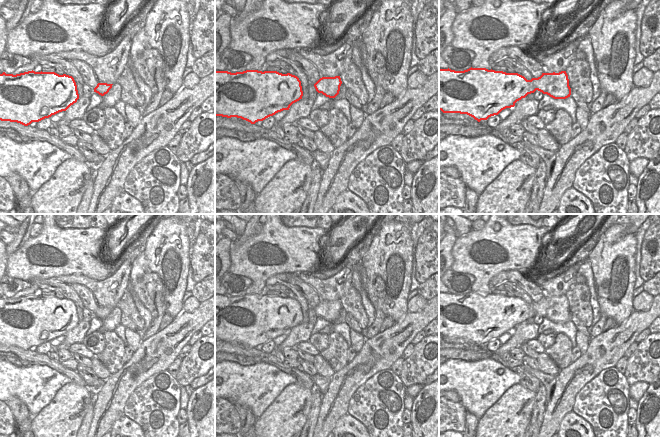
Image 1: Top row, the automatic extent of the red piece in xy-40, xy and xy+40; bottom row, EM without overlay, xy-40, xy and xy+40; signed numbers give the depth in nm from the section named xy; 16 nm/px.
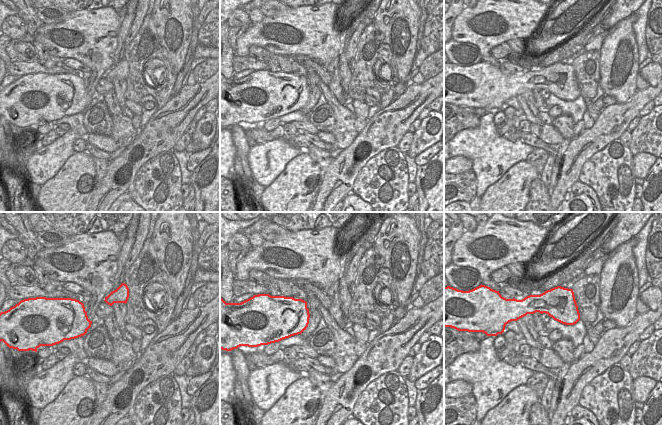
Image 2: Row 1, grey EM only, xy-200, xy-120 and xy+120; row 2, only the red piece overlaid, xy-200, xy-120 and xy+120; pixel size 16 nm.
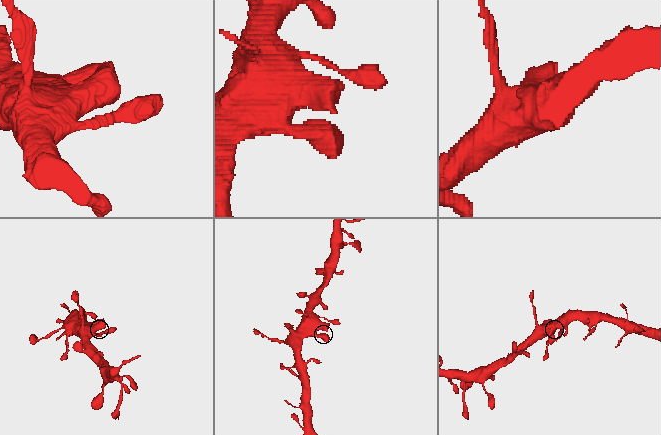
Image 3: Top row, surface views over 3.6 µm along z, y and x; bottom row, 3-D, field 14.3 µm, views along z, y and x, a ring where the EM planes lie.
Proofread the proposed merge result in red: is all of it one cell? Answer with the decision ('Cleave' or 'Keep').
Keep.

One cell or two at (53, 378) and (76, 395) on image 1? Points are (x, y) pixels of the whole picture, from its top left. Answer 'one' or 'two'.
two

